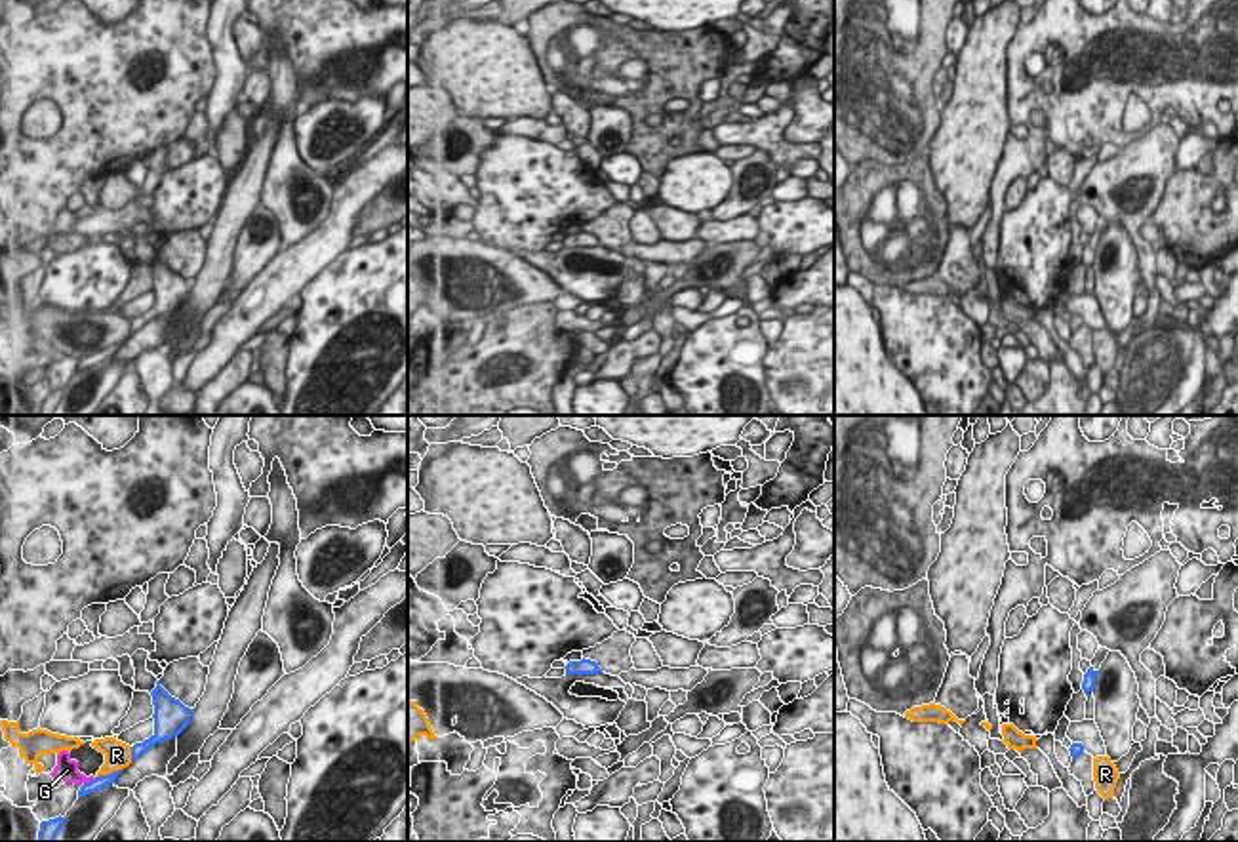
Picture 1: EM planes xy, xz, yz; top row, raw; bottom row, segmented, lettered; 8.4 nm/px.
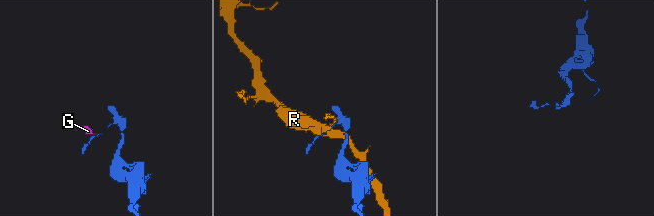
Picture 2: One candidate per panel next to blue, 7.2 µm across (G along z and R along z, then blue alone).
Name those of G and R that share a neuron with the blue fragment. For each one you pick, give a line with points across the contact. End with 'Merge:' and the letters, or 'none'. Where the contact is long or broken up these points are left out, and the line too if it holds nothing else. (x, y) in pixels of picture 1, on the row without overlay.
Merge: none

